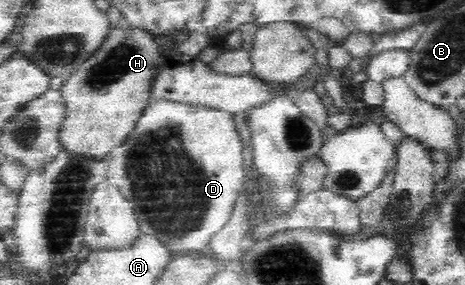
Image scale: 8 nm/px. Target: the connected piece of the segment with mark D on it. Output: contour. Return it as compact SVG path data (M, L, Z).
M167 99L154 100L142 112L141 118L136 122L135 128L123 144L117 145L110 154L108 180L123 193L127 200L131 200L135 215L140 224L140 232L159 237L174 250L174 253L201 252L210 242L210 238L221 230L230 218L231 209L239 190L243 188L245 180L245 164L243 164L243 143L239 132L235 129L234 114L221 109L209 108L205 105L185 103L185 101L172 101Z

